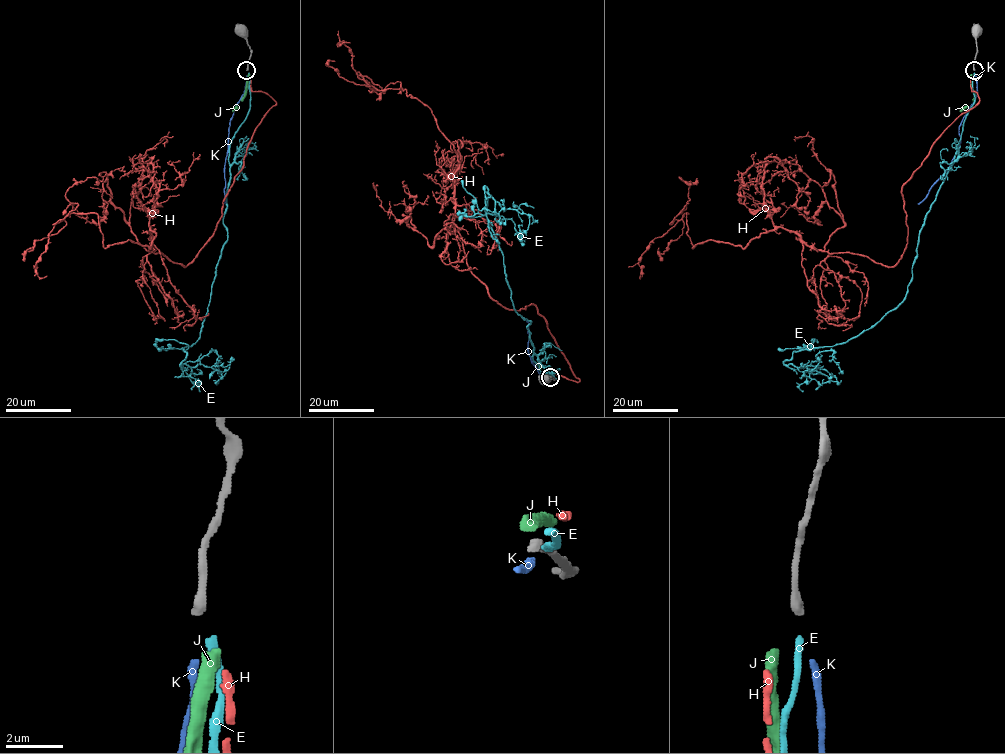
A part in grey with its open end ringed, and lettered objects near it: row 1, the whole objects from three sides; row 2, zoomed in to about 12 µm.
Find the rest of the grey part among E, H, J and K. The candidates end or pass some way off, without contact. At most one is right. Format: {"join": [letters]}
{"join": ["K"]}

